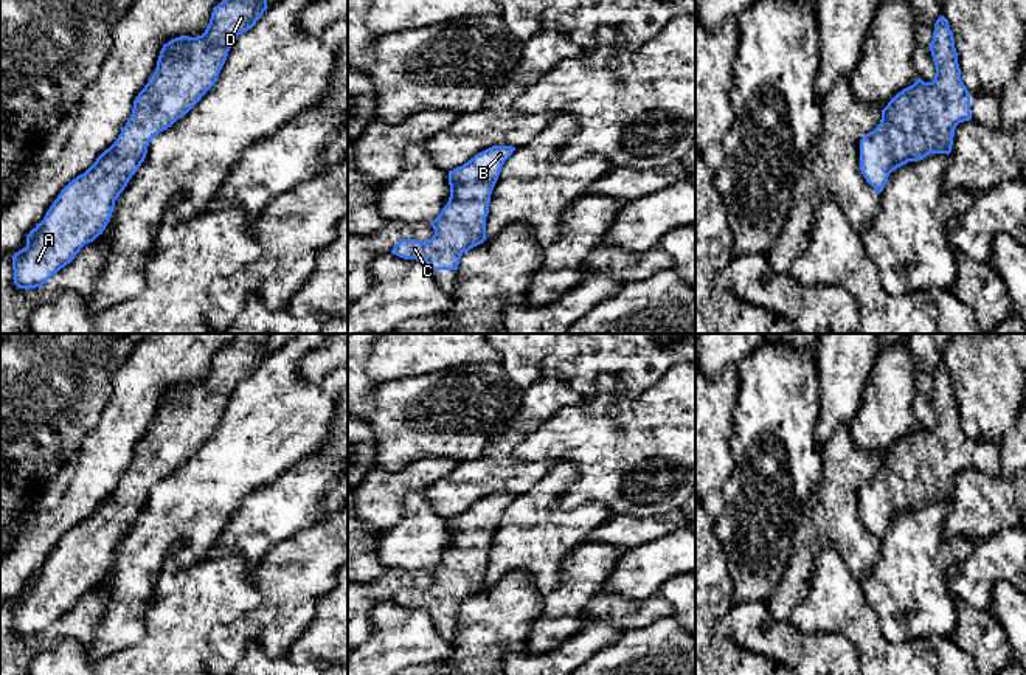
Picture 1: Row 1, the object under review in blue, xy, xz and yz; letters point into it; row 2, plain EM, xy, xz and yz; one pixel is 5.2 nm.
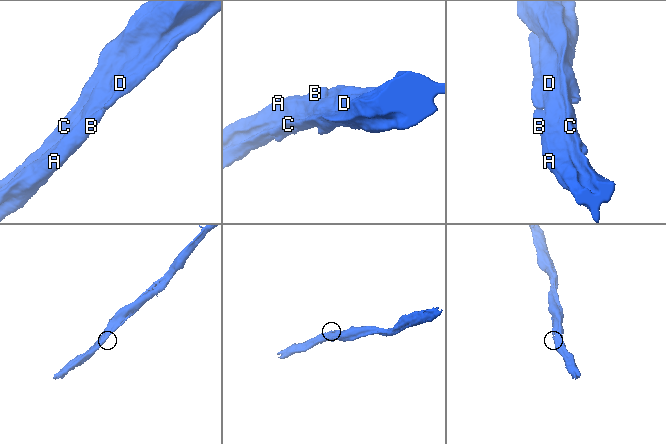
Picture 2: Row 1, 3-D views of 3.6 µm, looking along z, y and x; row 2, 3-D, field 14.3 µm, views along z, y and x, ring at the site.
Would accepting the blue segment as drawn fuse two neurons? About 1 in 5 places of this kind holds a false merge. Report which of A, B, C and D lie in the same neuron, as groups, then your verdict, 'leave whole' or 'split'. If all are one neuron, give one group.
A B C D | leave whole

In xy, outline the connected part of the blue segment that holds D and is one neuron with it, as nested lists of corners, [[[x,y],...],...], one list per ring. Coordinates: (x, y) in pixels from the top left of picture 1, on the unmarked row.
[[[237,334],[234,340],[214,354],[202,383],[180,383],[163,393],[151,428],[133,448],[132,462],[116,489],[96,509],[73,526],[53,549],[43,568],[26,583],[26,594],[14,601],[14,632],[19,636],[36,636],[70,611],[81,596],[106,577],[115,548],[146,506],[147,493],[155,483],[186,462],[214,433],[239,382],[251,377],[262,365],[272,334]]]

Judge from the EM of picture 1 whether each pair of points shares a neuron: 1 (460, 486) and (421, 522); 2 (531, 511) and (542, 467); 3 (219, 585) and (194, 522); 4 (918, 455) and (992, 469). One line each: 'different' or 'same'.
1: different
2: different
3: different
4: same

